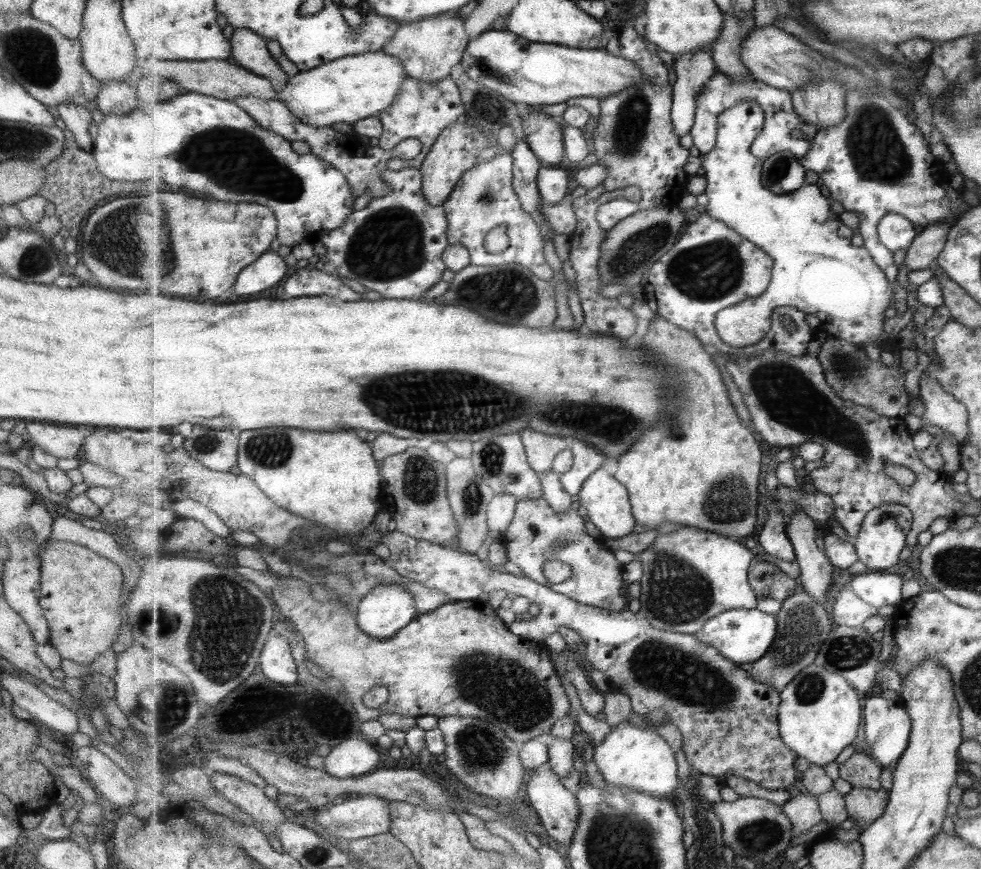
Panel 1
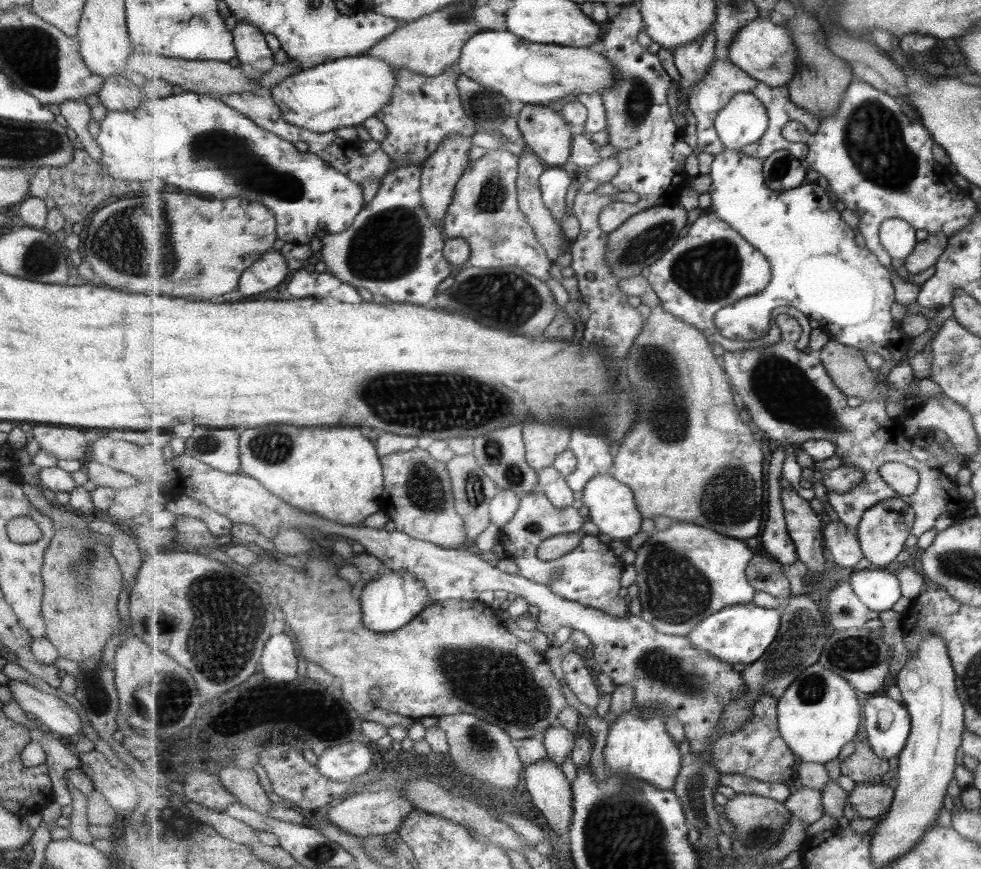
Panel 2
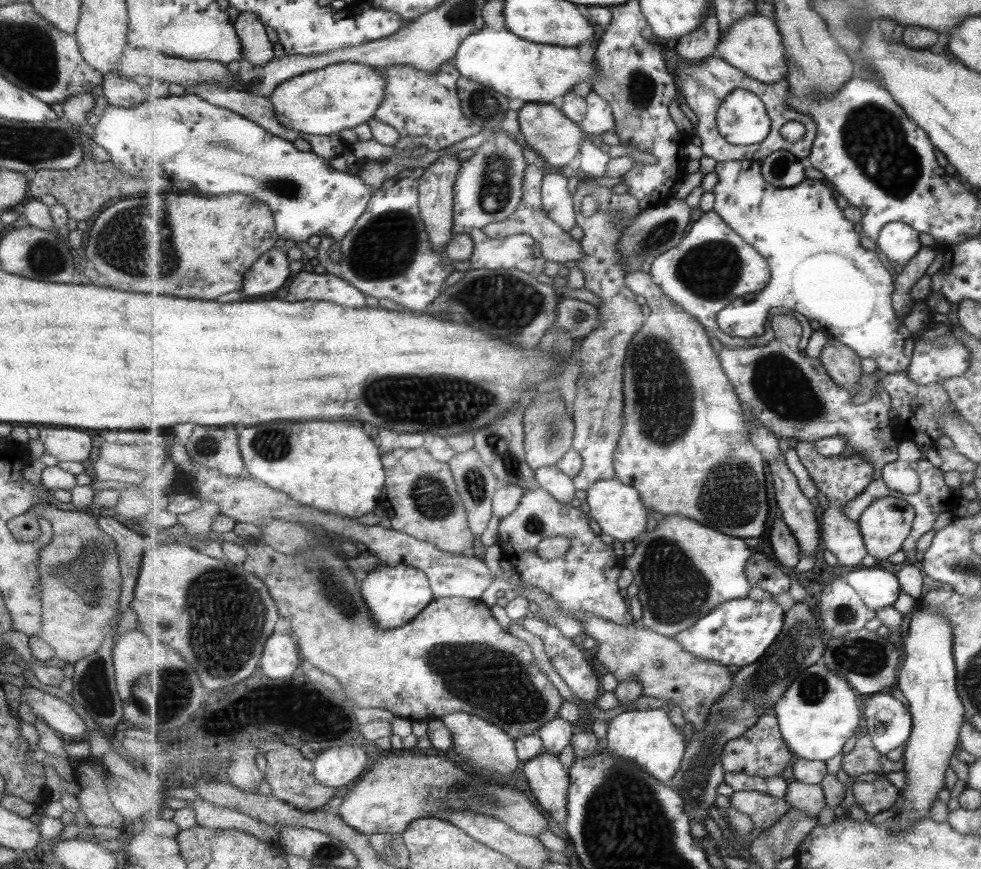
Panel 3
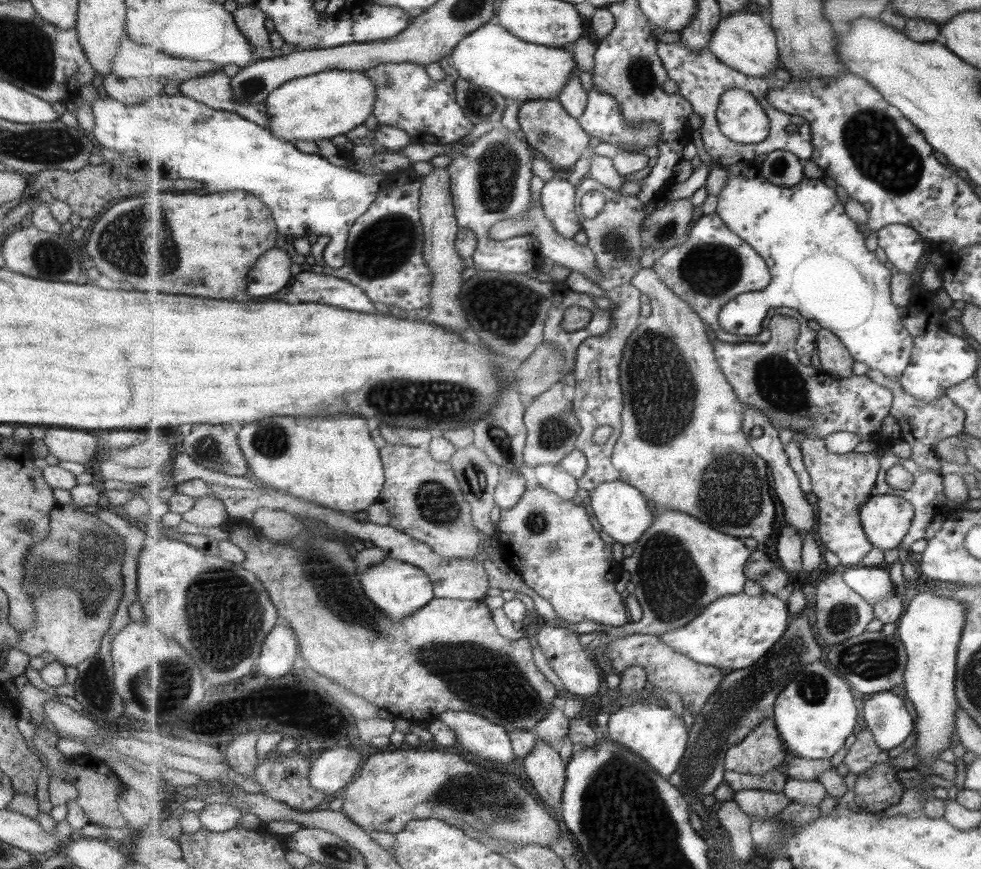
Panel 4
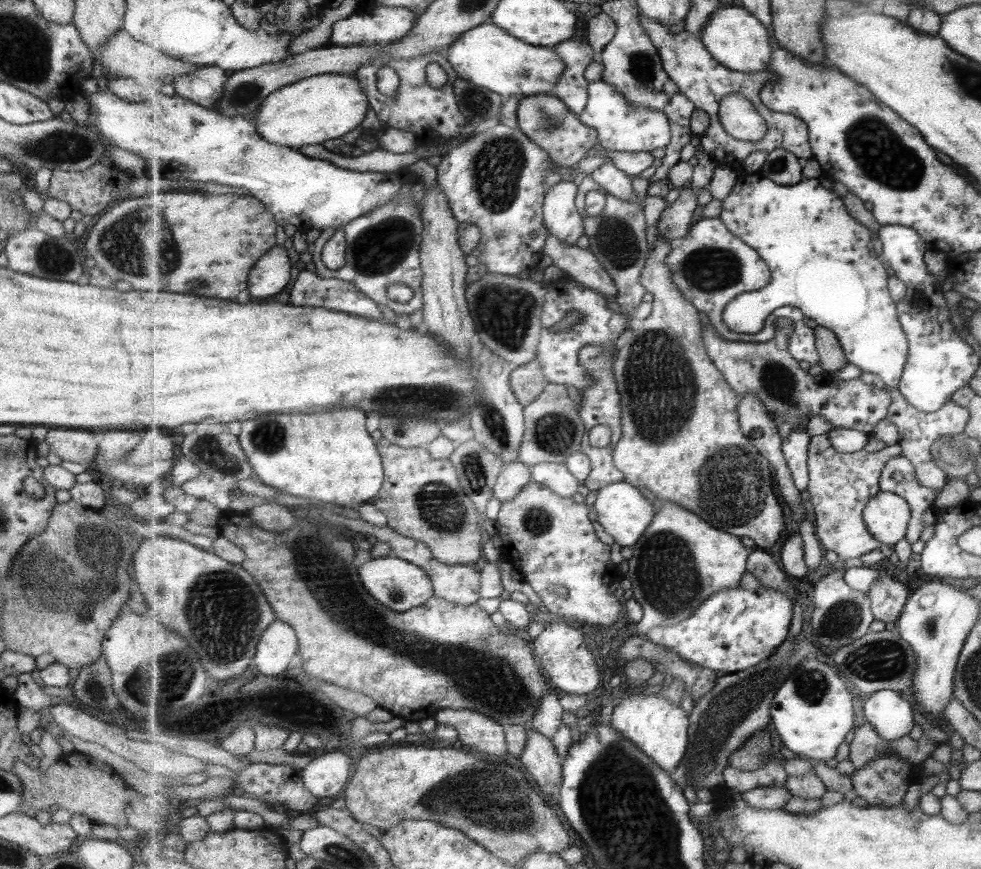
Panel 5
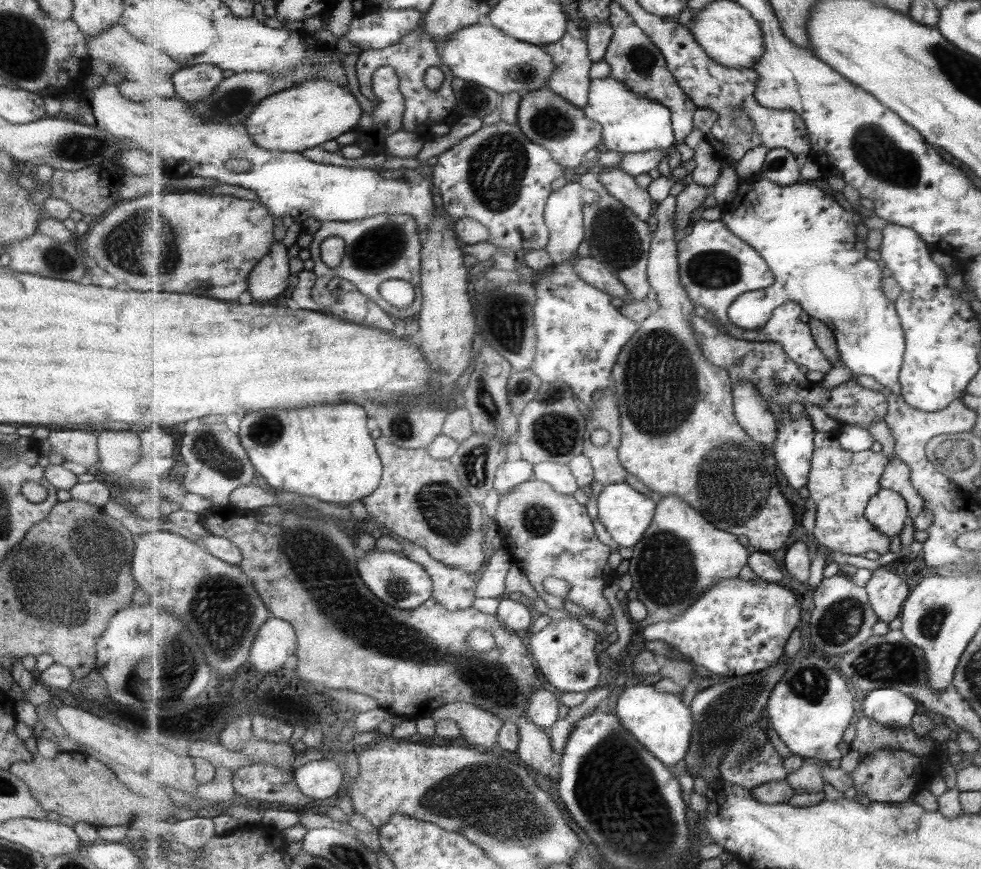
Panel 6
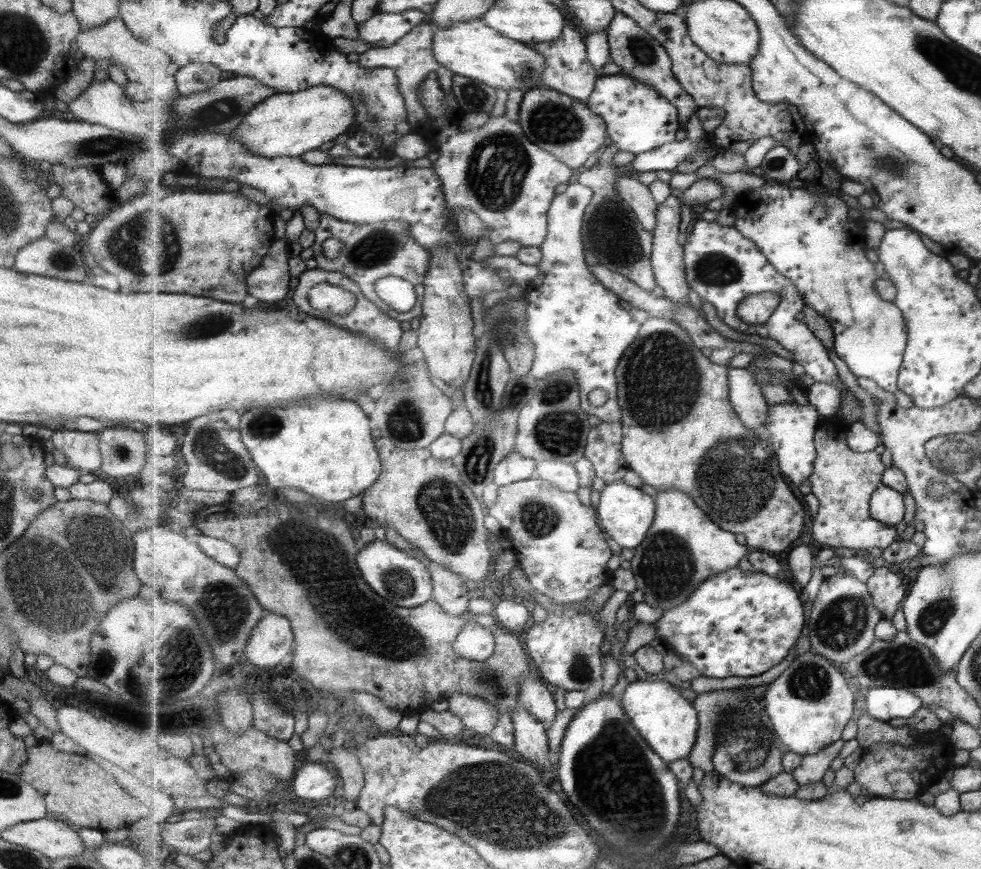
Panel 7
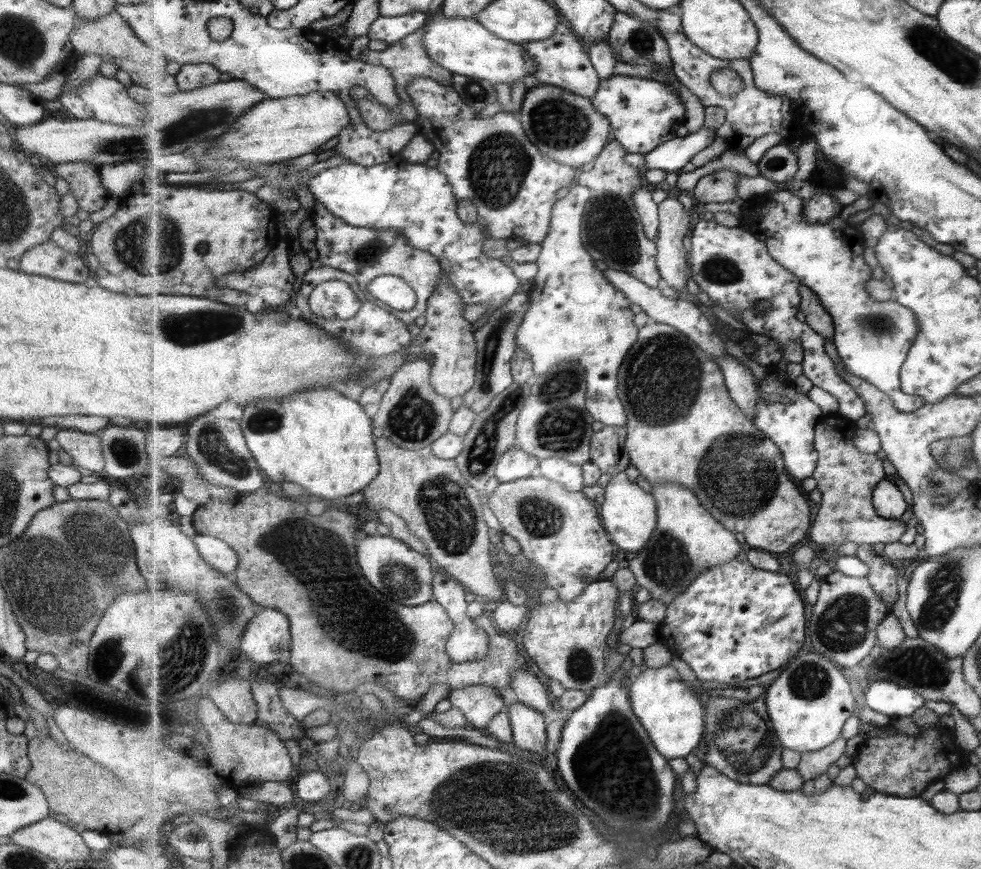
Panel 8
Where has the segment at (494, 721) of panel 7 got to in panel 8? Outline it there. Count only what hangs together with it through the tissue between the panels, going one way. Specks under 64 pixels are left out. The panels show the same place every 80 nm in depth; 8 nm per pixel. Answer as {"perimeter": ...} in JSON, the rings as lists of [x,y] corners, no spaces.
{"perimeter":[[[486,684],[454,690],[448,700],[464,712],[468,722],[479,731],[487,730],[493,717],[505,708],[502,695]]]}

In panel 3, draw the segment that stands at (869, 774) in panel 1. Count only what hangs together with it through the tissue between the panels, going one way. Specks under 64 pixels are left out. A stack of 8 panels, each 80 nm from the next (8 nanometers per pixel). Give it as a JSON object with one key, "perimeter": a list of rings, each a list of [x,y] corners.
{"perimeter":[[[867,734],[858,739],[853,752],[845,755],[842,769],[851,777],[867,773],[886,774],[904,772],[904,757],[893,762],[877,750],[872,737]]]}

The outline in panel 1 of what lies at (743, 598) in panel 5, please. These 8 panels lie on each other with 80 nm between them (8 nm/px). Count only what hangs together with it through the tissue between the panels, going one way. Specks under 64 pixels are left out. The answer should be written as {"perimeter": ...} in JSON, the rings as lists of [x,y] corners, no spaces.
{"perimeter":[[[734,608],[708,620],[695,635],[699,640],[717,648],[725,658],[740,665],[763,659],[776,641],[778,628],[776,614],[768,614],[755,608]]]}

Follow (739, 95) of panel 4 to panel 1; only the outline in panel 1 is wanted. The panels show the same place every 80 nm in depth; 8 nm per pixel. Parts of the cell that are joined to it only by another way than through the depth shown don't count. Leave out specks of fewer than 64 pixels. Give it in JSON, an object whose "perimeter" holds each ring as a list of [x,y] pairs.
{"perimeter":[[[740,102],[720,114],[716,145],[713,150],[704,154],[702,167],[707,182],[705,193],[708,205],[703,211],[717,220],[722,220],[729,228],[741,233],[758,247],[764,248],[776,260],[771,285],[765,295],[729,306],[717,314],[716,328],[721,338],[733,347],[753,346],[769,334],[773,309],[789,306],[803,308],[802,312],[817,317],[822,323],[821,329],[832,338],[846,340],[862,347],[872,339],[878,349],[899,353],[903,347],[885,334],[887,317],[890,308],[894,306],[896,294],[893,293],[892,282],[867,248],[852,243],[856,234],[853,234],[853,228],[841,220],[840,214],[833,213],[831,198],[823,196],[823,190],[816,185],[806,184],[788,195],[779,195],[764,185],[764,160],[753,153],[753,144],[764,129],[764,124],[765,111],[758,102]]]}

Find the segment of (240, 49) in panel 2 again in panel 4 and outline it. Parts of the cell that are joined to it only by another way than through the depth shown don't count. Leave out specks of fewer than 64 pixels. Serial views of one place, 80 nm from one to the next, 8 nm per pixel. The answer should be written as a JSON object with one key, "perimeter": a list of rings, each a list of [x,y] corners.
{"perimeter":[[[252,6],[237,7],[233,14],[241,32],[251,44],[254,44],[256,58],[270,59],[275,57],[275,52],[271,49],[269,30],[265,28],[268,16],[262,10]]]}

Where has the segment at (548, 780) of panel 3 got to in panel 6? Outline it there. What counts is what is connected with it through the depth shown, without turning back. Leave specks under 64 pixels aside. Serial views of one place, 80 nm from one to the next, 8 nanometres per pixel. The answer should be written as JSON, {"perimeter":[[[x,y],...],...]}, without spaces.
{"perimeter":[[[524,712],[519,717],[521,744],[518,756],[523,764],[536,770],[540,775],[549,776],[553,770],[553,746],[549,732],[537,726],[537,723],[528,718]]]}

